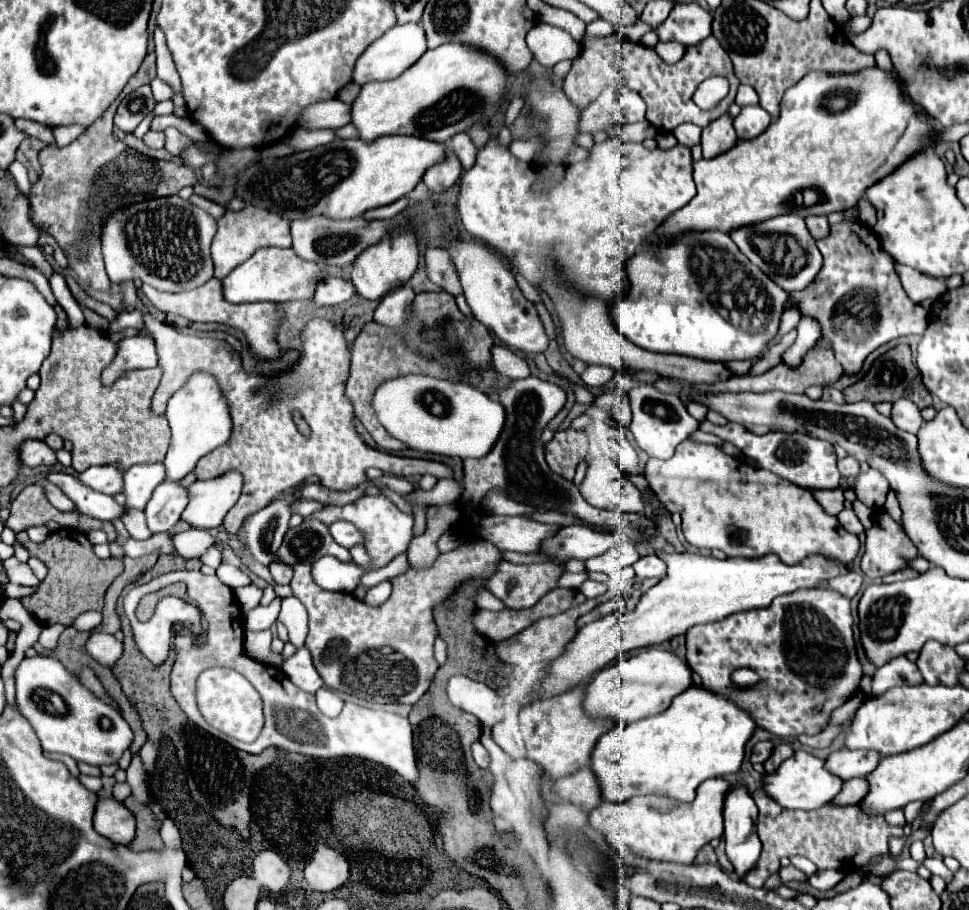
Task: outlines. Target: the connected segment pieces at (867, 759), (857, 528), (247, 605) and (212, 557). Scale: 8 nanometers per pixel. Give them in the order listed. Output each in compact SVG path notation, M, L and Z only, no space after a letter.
M838 750L832 752L826 760L826 768L840 776L842 780L868 776L872 770L876 770L882 756L874 754L874 750Z
M845 508L838 514L837 518L841 526L845 528L848 532L853 534L860 534L862 532L865 532L864 527L858 520L857 516L854 514L852 508Z
M248 584L248 586L242 586L242 588L236 588L236 598L240 600L244 612L246 610L252 610L260 604L260 598L262 598L262 590L254 584Z
M212 546L200 560L202 560L204 564L208 564L208 566L217 569L222 563L222 553L216 547Z

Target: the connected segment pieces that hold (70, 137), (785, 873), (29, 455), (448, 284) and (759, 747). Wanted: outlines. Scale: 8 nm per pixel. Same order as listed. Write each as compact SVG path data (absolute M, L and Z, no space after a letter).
M60 126L60 128L54 128L52 130L54 136L56 136L56 144L58 146L68 146L70 142L74 142L80 134L86 132L84 126Z
M786 866L786 868L780 868L780 876L782 876L782 882L788 884L790 880L800 880L800 882L806 882L806 874L802 874L802 870L794 868L794 866Z
M26 440L20 446L20 464L24 466L54 466L56 464L56 456L54 450L42 442L42 440Z
M426 248L424 258L426 258L426 274L434 284L438 284L442 290L450 292L452 296L462 294L458 274L444 248Z
M758 742L756 746L754 746L754 750L752 750L752 764L756 764L756 762L766 762L768 758L770 758L770 754L772 754L772 750L774 750L774 744L772 742Z

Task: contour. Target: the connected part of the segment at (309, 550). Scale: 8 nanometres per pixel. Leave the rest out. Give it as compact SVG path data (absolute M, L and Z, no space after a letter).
M304 520L300 526L290 528L286 532L286 538L284 538L280 550L278 550L278 556L282 558L282 562L286 562L290 566L294 566L298 562L314 564L318 558L328 556L328 554L342 562L350 560L350 552L344 546L340 546L338 542L334 542L326 524L322 524L318 520Z

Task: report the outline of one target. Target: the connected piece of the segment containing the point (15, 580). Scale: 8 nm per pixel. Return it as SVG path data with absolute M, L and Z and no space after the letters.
M14 556L4 560L4 568L6 568L6 574L10 578L12 584L22 584L22 586L36 586L40 580L34 576L34 572L30 570L28 564L24 562L18 562Z

